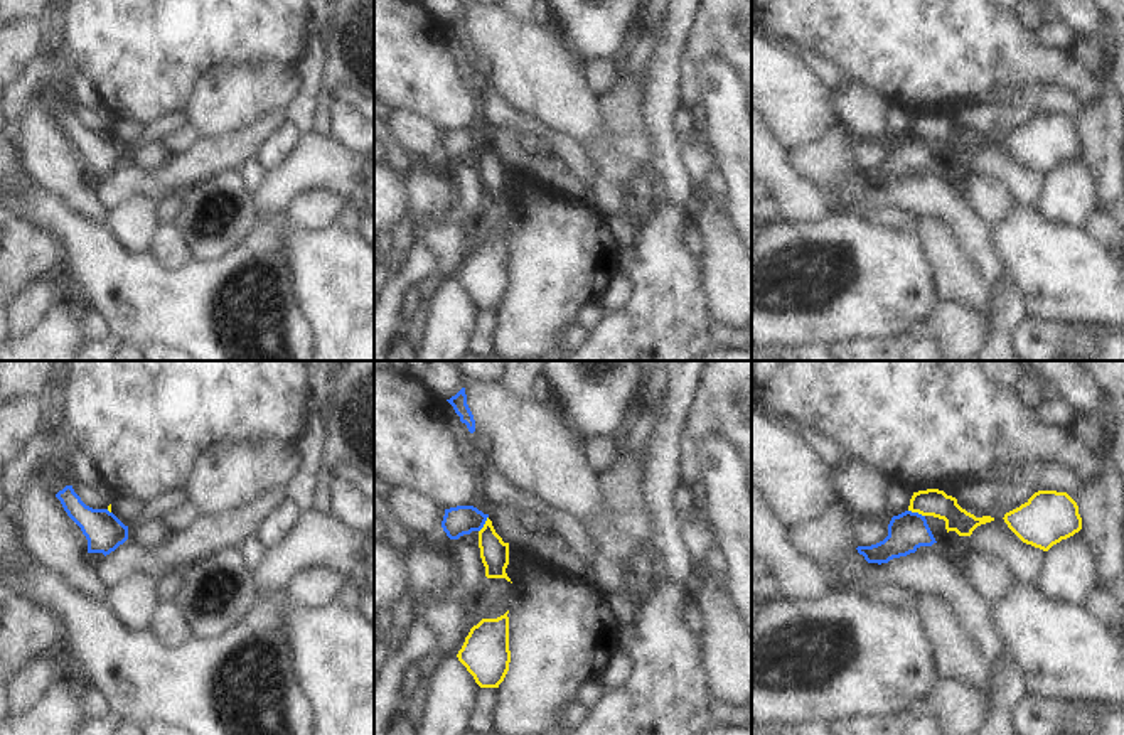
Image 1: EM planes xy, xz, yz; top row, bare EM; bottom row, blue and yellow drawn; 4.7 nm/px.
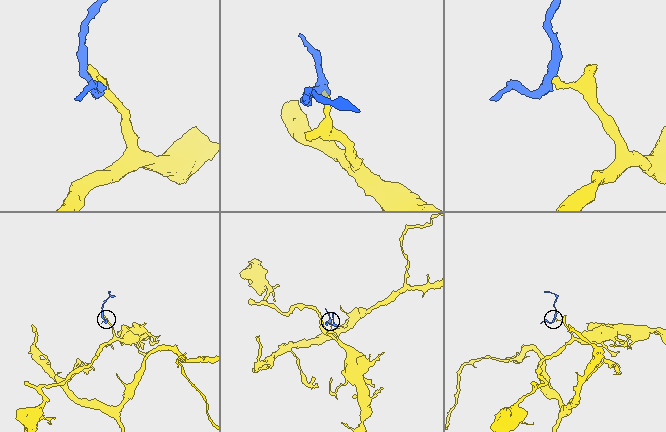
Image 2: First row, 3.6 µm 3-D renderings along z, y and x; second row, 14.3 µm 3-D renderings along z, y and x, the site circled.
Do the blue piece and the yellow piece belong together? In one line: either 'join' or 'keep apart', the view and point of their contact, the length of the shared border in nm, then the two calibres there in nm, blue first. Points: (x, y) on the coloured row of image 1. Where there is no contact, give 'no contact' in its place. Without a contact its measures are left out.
keep apart | yz (917, 513) | 90 nm | 190/130 nm

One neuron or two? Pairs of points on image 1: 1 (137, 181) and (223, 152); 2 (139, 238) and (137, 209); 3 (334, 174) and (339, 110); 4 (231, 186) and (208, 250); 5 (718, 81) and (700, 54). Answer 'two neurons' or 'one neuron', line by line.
1: one neuron
2: one neuron
3: two neurons
4: one neuron
5: two neurons

